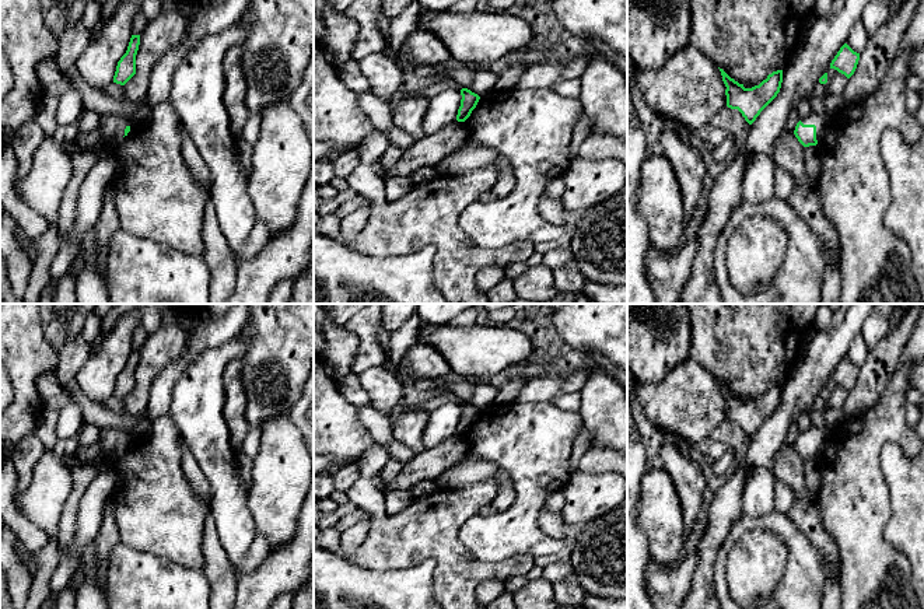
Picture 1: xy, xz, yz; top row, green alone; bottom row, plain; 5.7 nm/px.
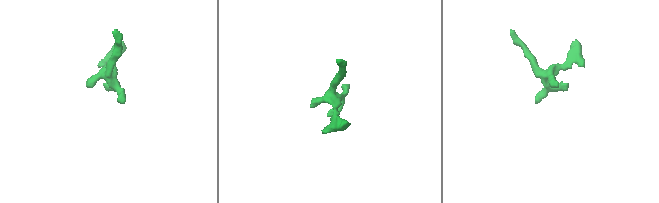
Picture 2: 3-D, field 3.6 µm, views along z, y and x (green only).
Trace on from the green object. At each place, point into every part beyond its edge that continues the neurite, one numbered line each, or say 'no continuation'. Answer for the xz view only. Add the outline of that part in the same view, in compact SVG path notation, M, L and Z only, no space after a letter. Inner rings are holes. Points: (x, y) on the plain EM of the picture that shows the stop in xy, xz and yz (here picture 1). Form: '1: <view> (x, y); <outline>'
no continuation

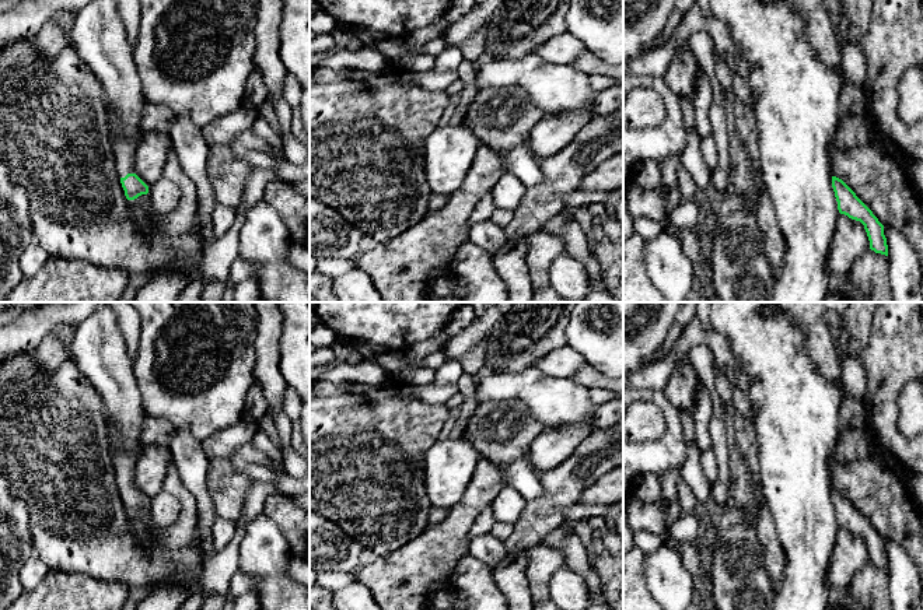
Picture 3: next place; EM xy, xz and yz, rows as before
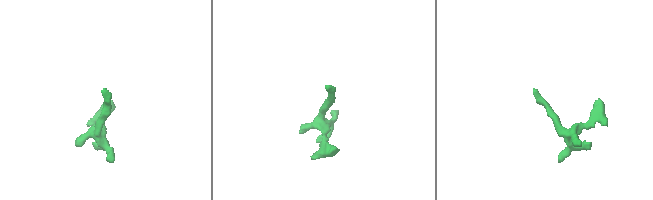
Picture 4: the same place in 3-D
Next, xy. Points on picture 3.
1: xy (123, 463); M111 438L112 452L113 452L113 466L116 471L116 485L119 491L125 491L127 487L134 487L134 467L137 459L141 455L141 449L133 455L123 453L113 438Z

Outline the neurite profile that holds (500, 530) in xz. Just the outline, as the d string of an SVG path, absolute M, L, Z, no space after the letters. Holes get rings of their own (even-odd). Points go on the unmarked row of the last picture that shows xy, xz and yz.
M496 522L490 530L490 534L496 539L506 540L514 530L513 523Z

